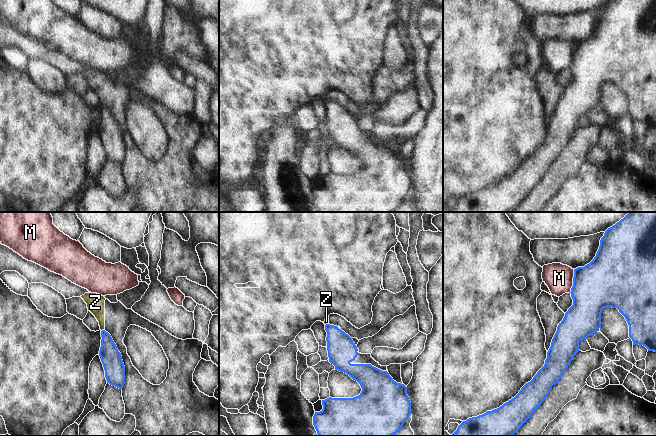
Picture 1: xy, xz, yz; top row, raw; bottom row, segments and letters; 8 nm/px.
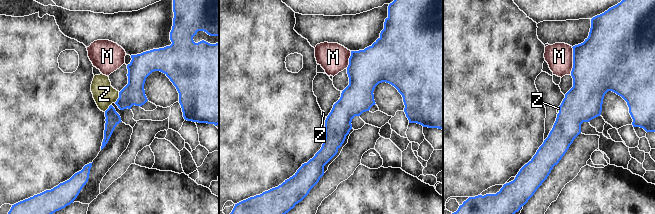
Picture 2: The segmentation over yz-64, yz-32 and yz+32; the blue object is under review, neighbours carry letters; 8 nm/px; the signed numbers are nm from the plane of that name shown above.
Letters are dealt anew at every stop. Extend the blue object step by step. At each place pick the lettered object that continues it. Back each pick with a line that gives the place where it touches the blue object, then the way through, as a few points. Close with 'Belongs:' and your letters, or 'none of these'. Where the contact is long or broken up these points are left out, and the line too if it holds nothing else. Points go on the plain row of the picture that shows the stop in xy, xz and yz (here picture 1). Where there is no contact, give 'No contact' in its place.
Belongs: none of these

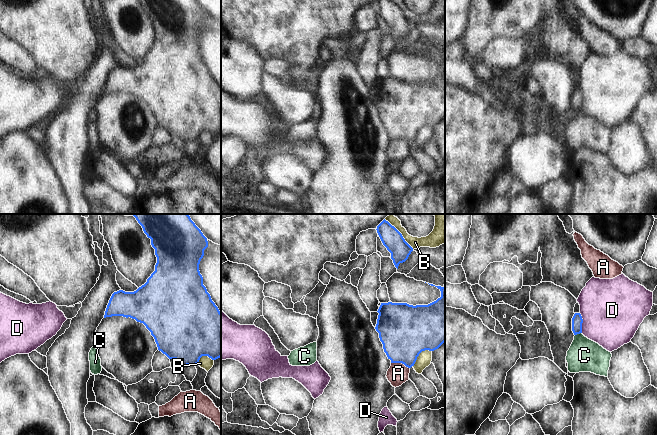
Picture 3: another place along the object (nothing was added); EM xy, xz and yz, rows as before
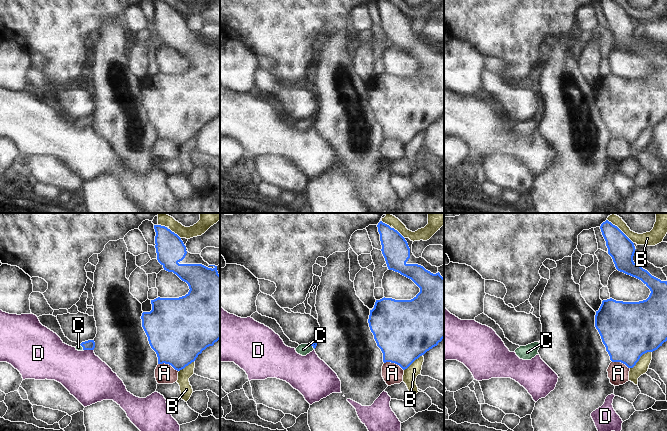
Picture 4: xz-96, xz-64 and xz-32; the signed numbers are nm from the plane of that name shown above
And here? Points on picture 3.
C: Touches blue at yz (578, 109). Path across: yz (577, 96), (578, 109), (584, 131)
Belongs: C

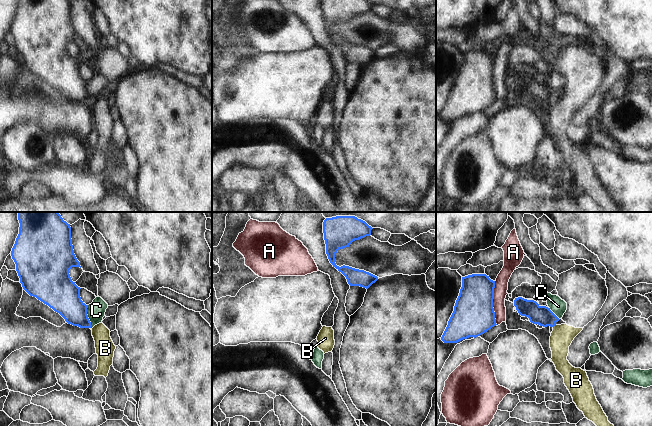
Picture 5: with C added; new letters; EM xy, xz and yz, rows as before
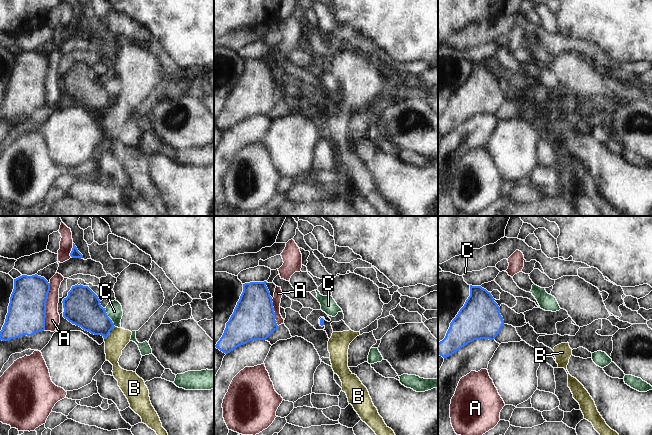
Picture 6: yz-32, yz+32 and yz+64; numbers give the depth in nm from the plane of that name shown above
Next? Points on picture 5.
Belongs: none of these

